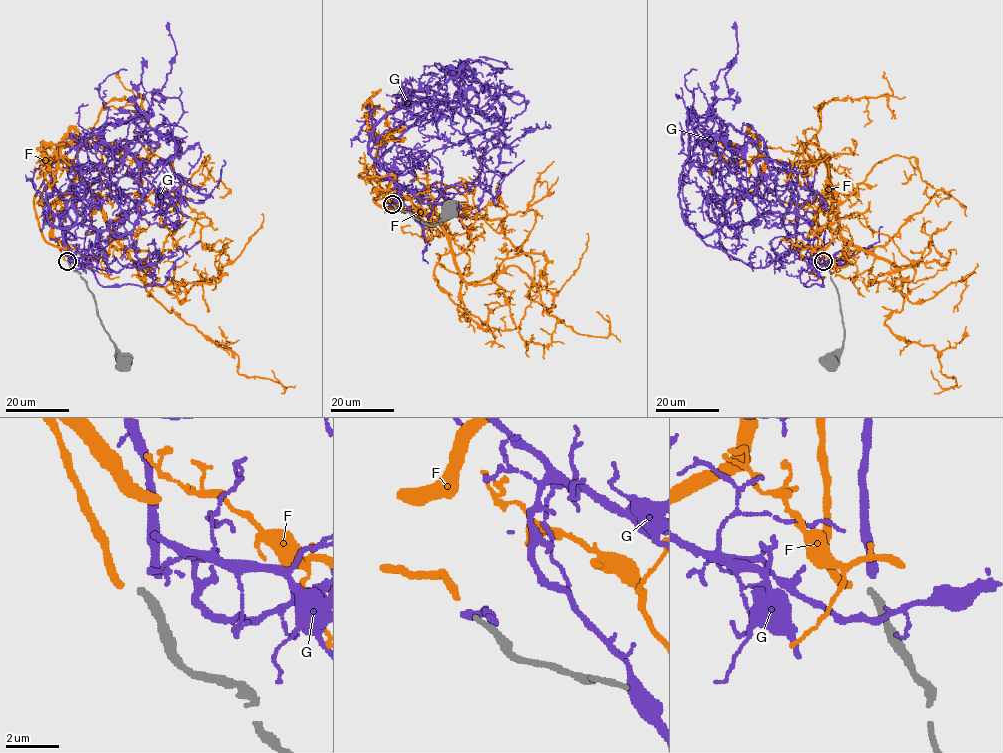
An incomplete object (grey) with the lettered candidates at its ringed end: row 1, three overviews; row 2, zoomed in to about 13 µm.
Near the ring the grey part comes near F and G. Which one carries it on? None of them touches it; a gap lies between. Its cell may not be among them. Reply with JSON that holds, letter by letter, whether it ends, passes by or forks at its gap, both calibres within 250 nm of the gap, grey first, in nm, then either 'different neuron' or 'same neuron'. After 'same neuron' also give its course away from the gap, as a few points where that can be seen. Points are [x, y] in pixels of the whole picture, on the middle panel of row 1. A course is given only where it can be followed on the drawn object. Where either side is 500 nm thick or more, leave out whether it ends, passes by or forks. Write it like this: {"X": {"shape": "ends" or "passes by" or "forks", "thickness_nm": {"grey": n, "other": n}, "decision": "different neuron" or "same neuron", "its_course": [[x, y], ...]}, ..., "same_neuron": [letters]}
{"F": {"shape": "ends", "thickness_nm": {"grey": 240, "other": 300}, "decision": "different neuron"}, "G": {"shape": "ends", "thickness_nm": {"grey": 240, "other": 320}, "decision": "different neuron"}, "same_neuron": []}

